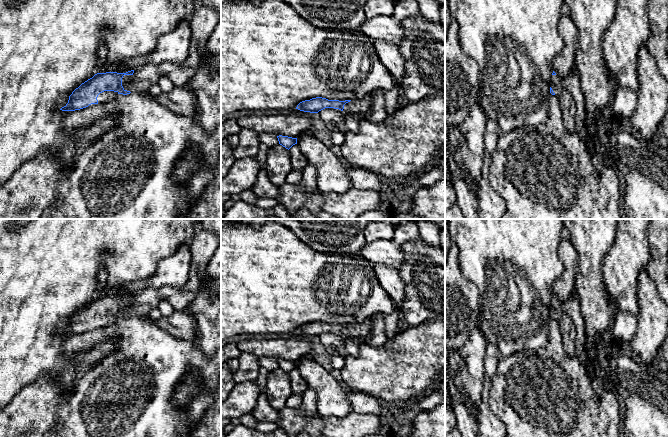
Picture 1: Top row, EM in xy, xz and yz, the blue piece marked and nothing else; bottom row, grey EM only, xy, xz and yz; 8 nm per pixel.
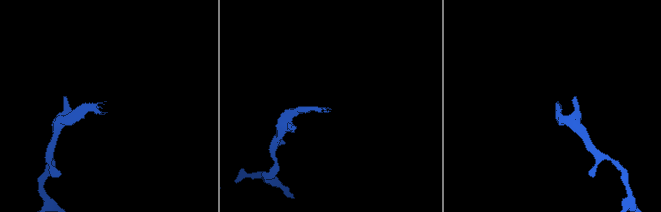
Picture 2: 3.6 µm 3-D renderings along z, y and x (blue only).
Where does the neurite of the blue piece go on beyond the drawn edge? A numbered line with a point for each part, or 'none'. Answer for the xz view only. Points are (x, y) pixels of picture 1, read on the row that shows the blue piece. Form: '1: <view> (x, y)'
1: xz (363, 105)

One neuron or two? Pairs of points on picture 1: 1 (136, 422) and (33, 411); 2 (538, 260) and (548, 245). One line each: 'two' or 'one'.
1: one
2: one

